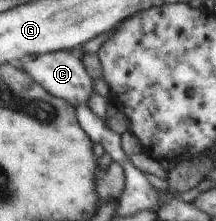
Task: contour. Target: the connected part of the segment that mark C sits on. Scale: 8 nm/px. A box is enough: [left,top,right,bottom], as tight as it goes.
[17,50,95,108]

